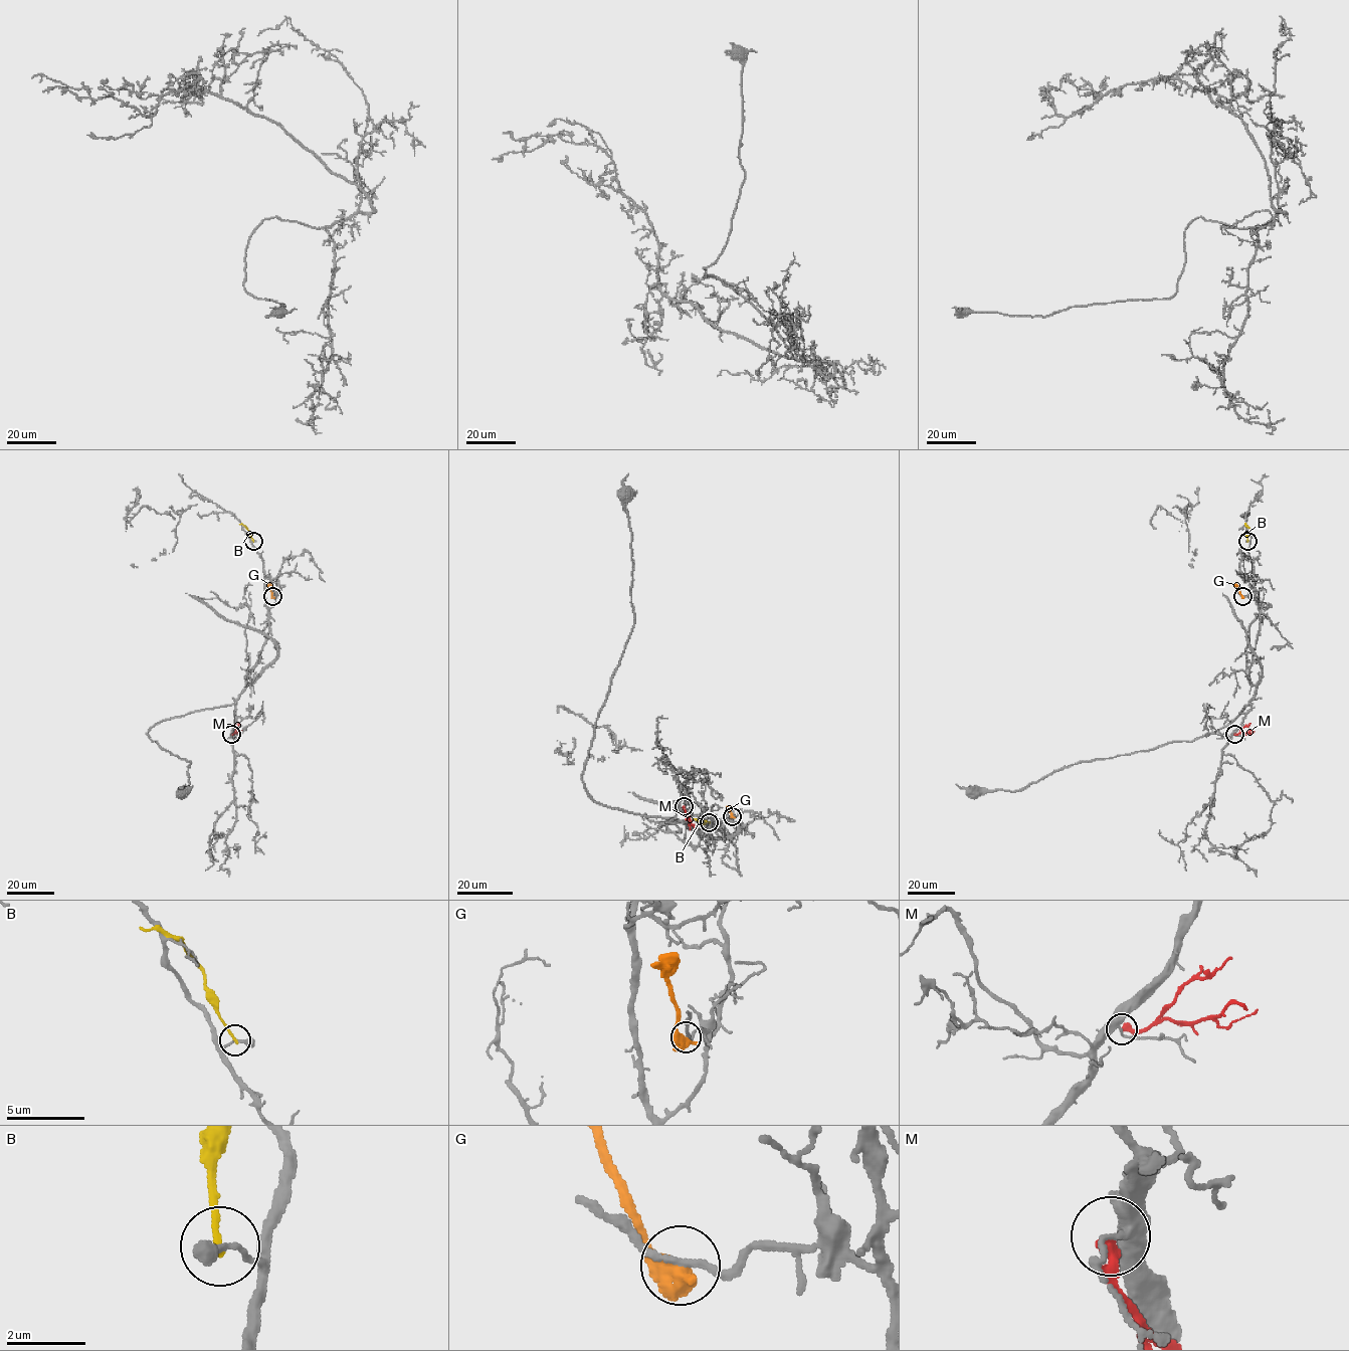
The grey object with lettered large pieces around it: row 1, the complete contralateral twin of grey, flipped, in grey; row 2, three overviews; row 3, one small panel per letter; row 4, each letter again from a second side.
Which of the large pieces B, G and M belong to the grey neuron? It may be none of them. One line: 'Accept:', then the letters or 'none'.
Accept: none

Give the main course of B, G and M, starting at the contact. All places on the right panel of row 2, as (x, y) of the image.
B: (1247, 541), (1249, 529), (1245, 524)
G: (1242, 596), (1235, 583)
M: (1233, 734), (1254, 731)

